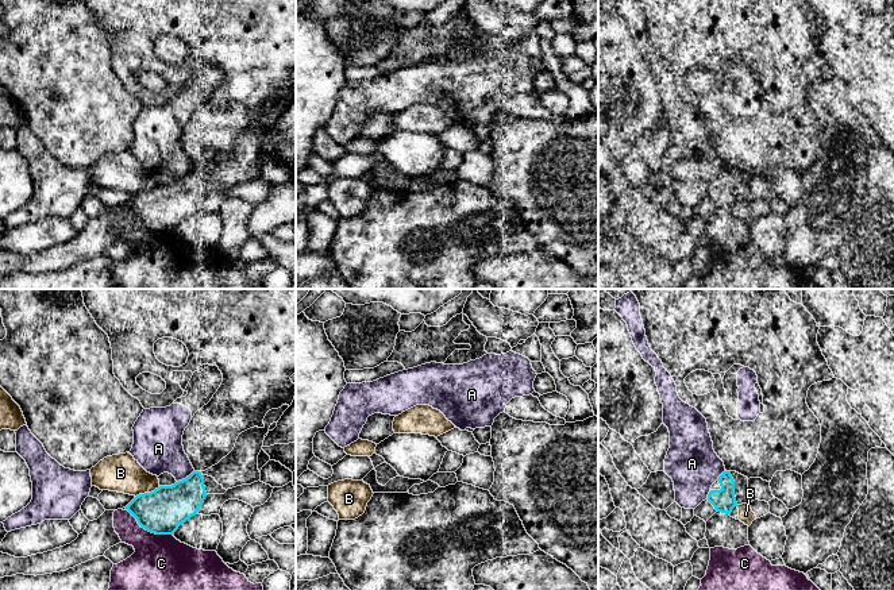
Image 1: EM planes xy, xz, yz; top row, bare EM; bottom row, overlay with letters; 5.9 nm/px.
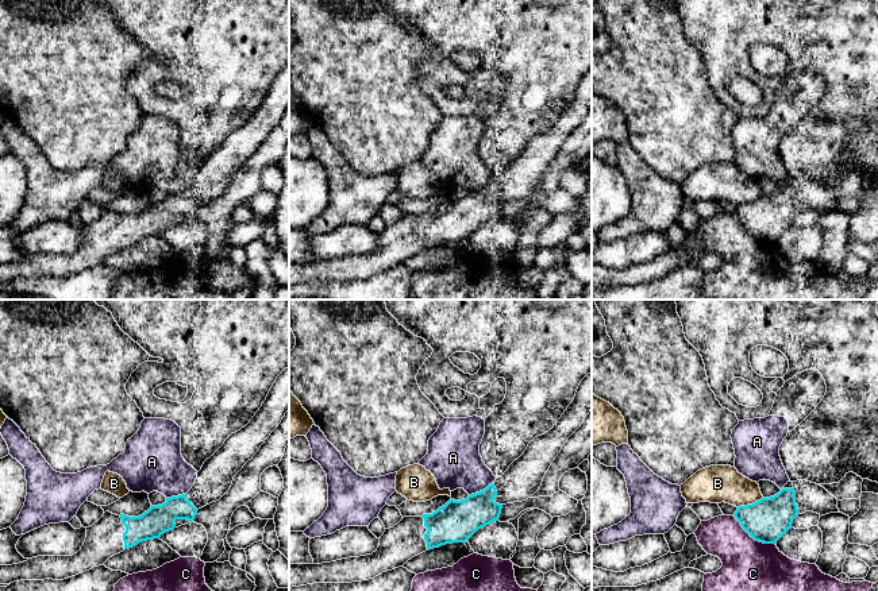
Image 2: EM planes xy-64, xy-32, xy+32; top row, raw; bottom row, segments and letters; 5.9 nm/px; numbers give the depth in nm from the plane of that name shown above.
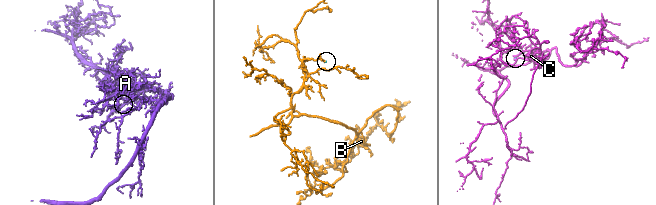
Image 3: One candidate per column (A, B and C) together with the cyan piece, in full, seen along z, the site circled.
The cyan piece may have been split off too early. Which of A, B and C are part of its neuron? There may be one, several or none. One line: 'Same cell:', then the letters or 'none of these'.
Same cell: none of these

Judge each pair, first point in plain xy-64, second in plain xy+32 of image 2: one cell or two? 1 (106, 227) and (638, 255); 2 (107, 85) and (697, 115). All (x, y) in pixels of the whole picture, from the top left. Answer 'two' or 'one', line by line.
1: two
2: one

